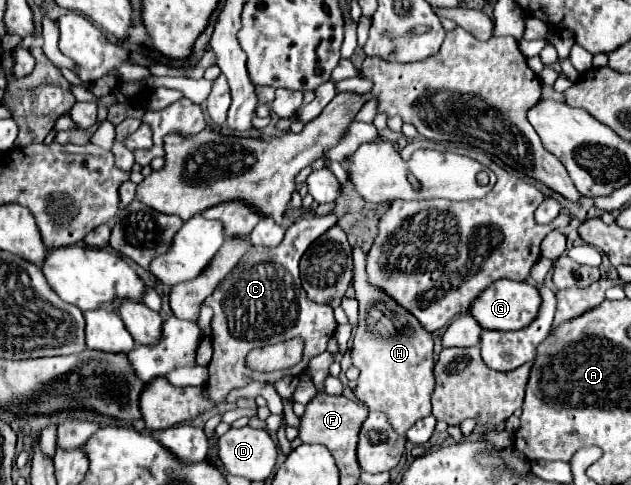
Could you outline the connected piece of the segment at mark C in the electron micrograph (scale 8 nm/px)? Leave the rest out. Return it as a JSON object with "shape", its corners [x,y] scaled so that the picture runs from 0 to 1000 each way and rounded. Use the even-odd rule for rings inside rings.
{"shape":[[[531,441],[515,445],[483,445],[461,462],[452,478],[452,491],[436,515],[423,507],[398,507],[388,540],[376,544],[360,573],[344,590],[344,598],[325,619],[328,631],[338,635],[338,738],[331,746],[331,779],[325,788],[325,816],[347,833],[357,833],[360,812],[372,800],[391,796],[398,784],[426,788],[455,775],[477,771],[487,759],[487,746],[515,726],[521,697],[531,689],[534,664],[528,656],[528,635],[518,627],[502,627],[480,606],[477,573],[474,573],[474,536],[480,520],[490,511],[496,495],[502,495],[512,478],[534,462]],[[458,697],[480,697],[483,726],[480,742],[455,763],[436,767],[404,767],[391,759],[391,730],[420,709],[420,705],[452,705]]]}

